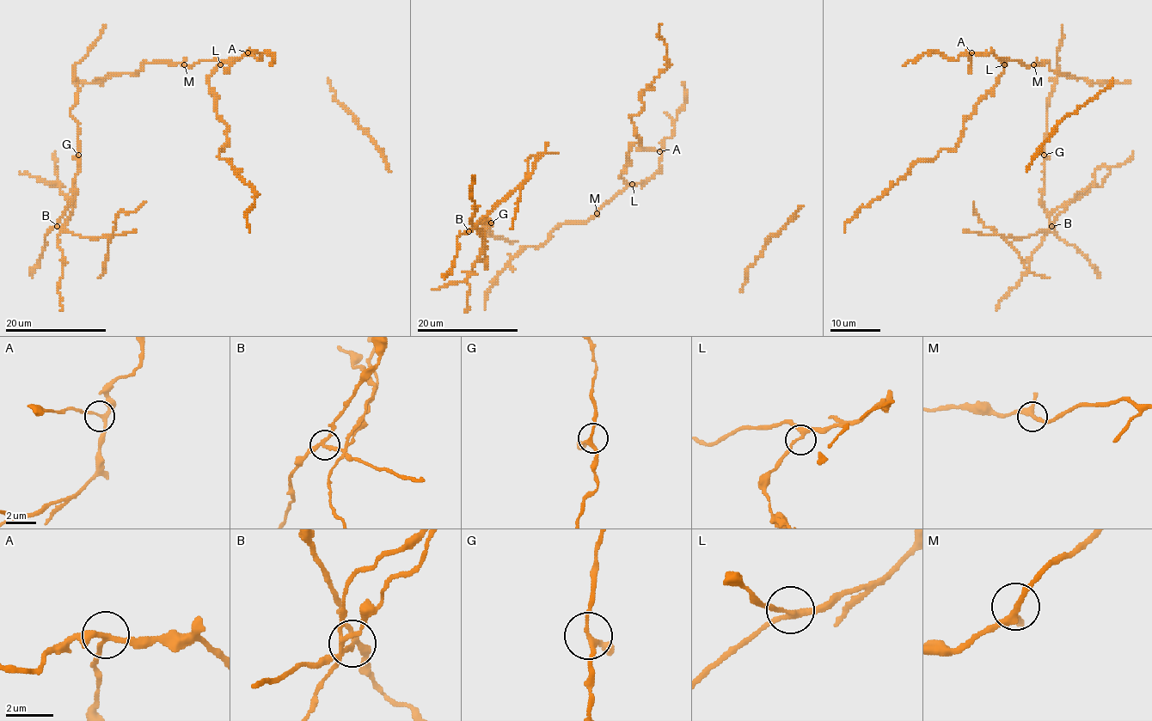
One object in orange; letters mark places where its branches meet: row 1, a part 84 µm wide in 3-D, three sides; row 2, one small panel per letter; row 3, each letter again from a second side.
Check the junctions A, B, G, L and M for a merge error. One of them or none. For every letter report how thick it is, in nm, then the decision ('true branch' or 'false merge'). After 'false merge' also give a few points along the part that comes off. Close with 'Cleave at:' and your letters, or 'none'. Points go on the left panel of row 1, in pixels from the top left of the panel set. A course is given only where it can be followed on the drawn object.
A: 220 nm thick; true branch
B: 200 nm thick; false merge; foreign part runs (57, 226), (82, 236), (110, 236), (113, 234), (119, 214), (134, 212), (145, 201)
G: 180 nm thick; true branch
L: 220 nm thick; true branch
M: 260 nm thick; true branch
Cleave at: B

